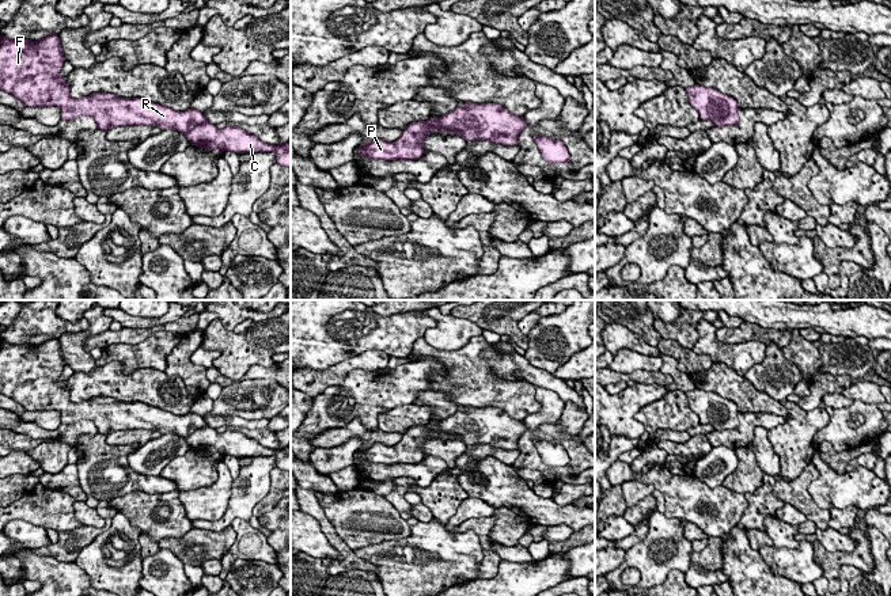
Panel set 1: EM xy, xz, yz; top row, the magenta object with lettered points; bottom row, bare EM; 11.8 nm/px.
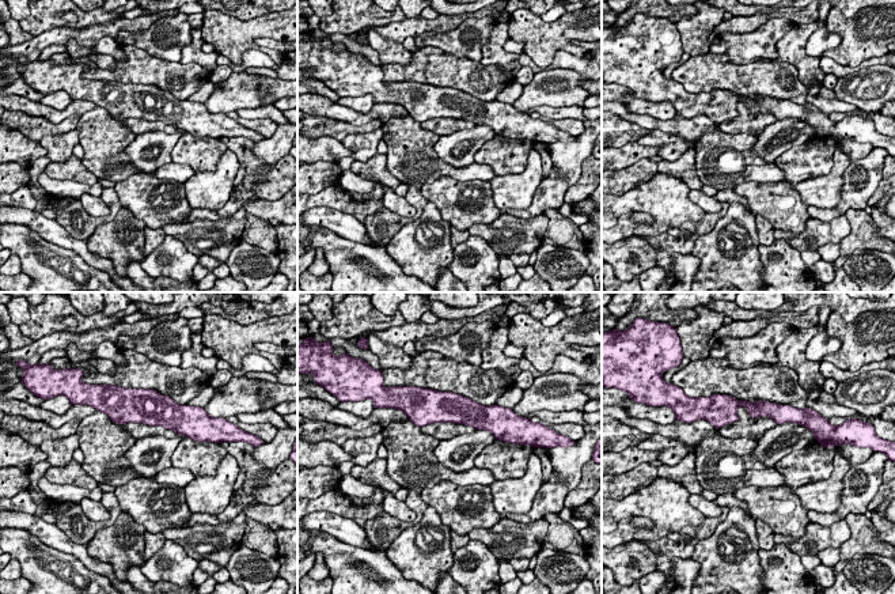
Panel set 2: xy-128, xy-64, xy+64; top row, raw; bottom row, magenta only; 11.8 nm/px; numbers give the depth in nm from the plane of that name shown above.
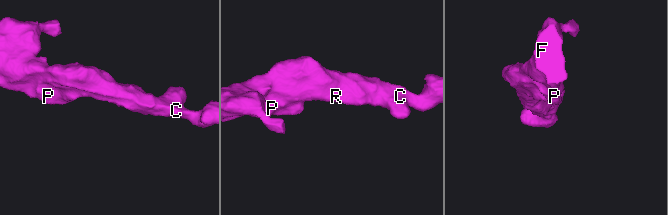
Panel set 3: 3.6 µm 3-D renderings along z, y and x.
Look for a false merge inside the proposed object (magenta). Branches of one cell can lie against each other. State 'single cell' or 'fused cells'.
single cell

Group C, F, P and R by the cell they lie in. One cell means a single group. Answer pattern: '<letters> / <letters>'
C F P R

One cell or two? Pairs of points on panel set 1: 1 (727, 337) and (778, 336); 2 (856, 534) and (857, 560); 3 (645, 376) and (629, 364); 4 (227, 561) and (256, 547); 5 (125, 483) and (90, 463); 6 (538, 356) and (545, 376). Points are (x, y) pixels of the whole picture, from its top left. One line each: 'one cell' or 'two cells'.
1: one cell
2: one cell
3: two cells
4: one cell
5: one cell
6: two cells

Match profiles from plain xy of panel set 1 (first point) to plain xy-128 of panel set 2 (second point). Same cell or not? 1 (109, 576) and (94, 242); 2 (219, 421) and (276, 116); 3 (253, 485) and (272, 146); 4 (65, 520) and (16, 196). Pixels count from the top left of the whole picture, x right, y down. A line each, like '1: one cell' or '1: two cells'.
1: one cell
2: one cell
3: one cell
4: one cell

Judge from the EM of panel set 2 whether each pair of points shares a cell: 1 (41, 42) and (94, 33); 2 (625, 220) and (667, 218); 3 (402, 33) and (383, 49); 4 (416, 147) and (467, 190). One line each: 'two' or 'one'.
1: one
2: one
3: two
4: two

